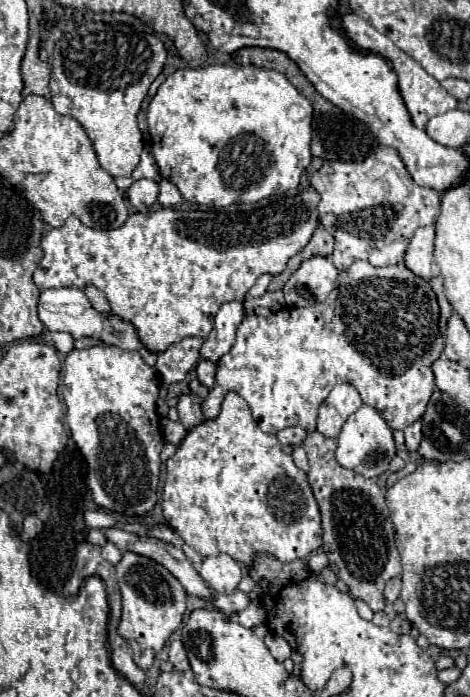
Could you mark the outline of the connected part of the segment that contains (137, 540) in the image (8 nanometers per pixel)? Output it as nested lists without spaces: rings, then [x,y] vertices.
[[[108,528],[104,534],[120,550],[130,550],[130,552],[148,556],[148,558],[160,562],[162,566],[166,566],[180,580],[180,584],[186,588],[186,592],[192,594],[194,598],[202,598],[210,604],[214,602],[214,590],[204,582],[198,568],[186,558],[186,554],[180,548],[176,548],[174,544],[168,544],[168,542],[152,538],[152,536],[130,534],[120,528]]]

